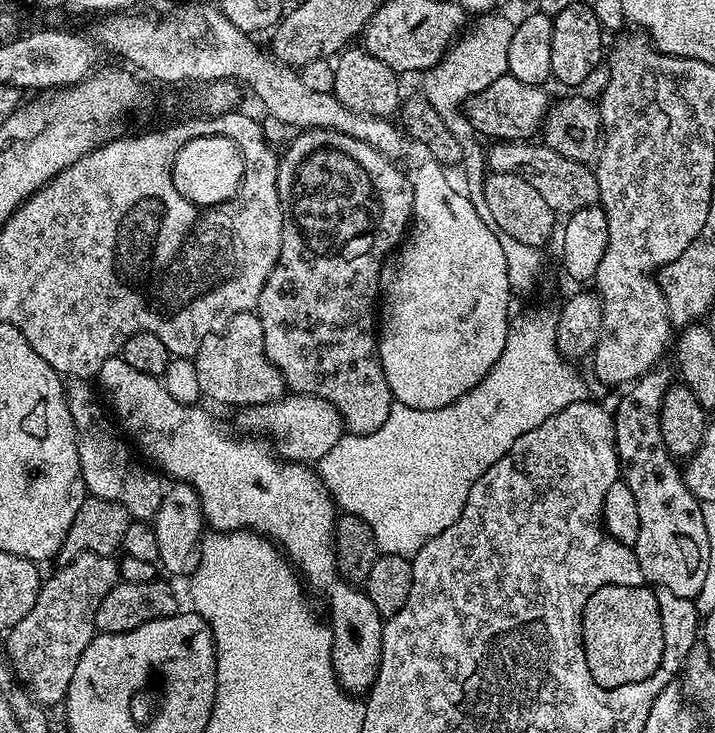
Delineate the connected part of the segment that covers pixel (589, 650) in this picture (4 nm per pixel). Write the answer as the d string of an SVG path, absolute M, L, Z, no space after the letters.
M616 588L612 600L616 600L612 616L604 616L604 612L608 612L604 604L588 604L588 612L584 613L587 666L595 660L632 660L632 664L640 664L640 672L653 674L665 648L664 630L656 606L658 602L651 593L638 588Z

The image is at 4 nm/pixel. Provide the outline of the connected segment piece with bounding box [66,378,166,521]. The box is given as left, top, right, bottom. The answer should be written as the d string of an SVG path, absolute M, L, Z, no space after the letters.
M69 379L66 391L70 414L76 427L78 462L87 495L106 504L122 506L132 515L133 520L151 521L166 491L165 485L160 485L161 477L147 463L132 457L133 449L110 419L105 405L96 401L97 389L89 381Z

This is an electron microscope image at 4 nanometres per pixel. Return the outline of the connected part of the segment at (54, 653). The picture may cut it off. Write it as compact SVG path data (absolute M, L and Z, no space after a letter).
M94 551L78 554L69 564L60 564L52 577L40 585L34 610L6 634L7 663L16 671L20 683L41 706L59 705L68 692L78 658L90 646L96 631L96 611L115 584L121 583L119 563L112 556Z

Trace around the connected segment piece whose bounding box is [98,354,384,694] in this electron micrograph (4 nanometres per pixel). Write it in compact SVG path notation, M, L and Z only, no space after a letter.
M120 354L102 362L98 388L103 395L104 392L108 395L107 407L115 423L122 429L123 435L137 449L140 447L144 451L143 459L155 465L161 473L169 472L173 476L171 478L173 481L189 484L197 492L205 521L215 531L251 530L260 533L261 536L267 536L273 544L282 549L293 565L298 566L299 575L305 581L308 579L318 591L324 592L325 598L328 599L329 618L327 619L330 621L332 630L334 674L345 692L367 693L378 674L384 620L374 606L374 602L370 602L363 587L348 583L337 568L334 541L338 508L319 475L307 463L293 463L276 454L271 456L263 439L253 438L248 434L231 436L230 433L223 432L216 425L215 418L206 409L196 404L178 402L167 393L163 383L157 377L134 370L134 367L124 361Z

